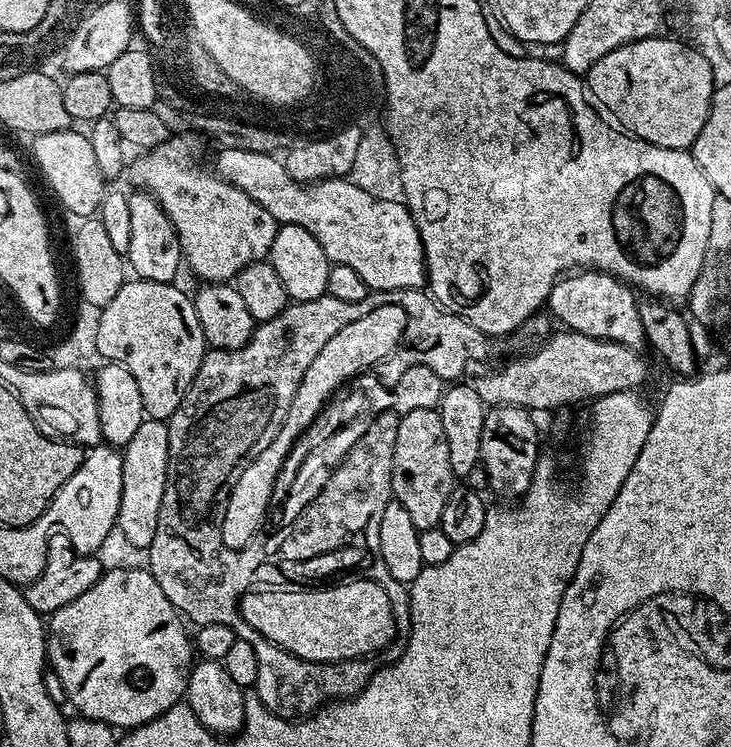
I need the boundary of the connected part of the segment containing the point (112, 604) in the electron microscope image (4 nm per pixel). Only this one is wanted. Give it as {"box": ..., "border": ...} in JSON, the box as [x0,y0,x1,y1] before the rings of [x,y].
{"box":[46,567,194,730],"border":[[[147,567],[107,569],[86,594],[52,613],[46,628],[47,663],[56,671],[61,690],[79,715],[101,720],[117,730],[131,730],[181,703],[194,663],[194,644],[184,627],[185,621]]]}

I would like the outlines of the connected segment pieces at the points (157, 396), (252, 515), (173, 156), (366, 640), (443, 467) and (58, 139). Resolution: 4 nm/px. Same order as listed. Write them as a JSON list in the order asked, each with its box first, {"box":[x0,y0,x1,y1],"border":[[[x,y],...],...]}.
[{"box":[96,278,206,422],"border":[[[135,278],[125,279],[124,284],[110,298],[110,302],[102,309],[98,329],[96,351],[104,355],[105,361],[121,364],[138,382],[138,394],[142,394],[144,415],[150,420],[167,422],[182,406],[182,398],[186,398],[188,388],[194,382],[194,374],[198,374],[198,366],[202,362],[206,345],[202,326],[198,326],[196,305],[191,295],[187,296],[175,283],[163,284]]]},{"box":[220,306,407,548],"border":[[[379,306],[378,310],[358,318],[358,322],[342,326],[342,330],[338,330],[338,334],[334,334],[334,338],[330,338],[330,342],[326,342],[322,350],[318,350],[314,362],[306,366],[306,374],[302,374],[298,390],[294,390],[294,402],[290,402],[290,410],[286,410],[286,418],[278,434],[272,439],[270,446],[266,446],[266,450],[262,450],[262,454],[258,454],[258,458],[254,458],[254,462],[250,462],[250,466],[242,470],[242,478],[238,478],[238,482],[234,482],[234,490],[230,490],[220,527],[222,542],[226,542],[228,548],[247,548],[259,537],[256,535],[259,534],[260,527],[264,520],[269,519],[275,480],[296,441],[315,422],[325,404],[340,387],[353,377],[372,370],[380,360],[386,359],[401,345],[407,320],[406,310],[402,306]]]},{"box":[130,135,277,284],"border":[[[173,135],[166,142],[158,146],[141,151],[136,161],[131,161],[130,172],[136,175],[136,180],[143,191],[152,195],[155,200],[166,210],[170,222],[174,222],[178,242],[180,243],[180,255],[183,263],[200,279],[200,282],[210,284],[223,284],[235,281],[236,275],[246,266],[265,259],[272,251],[272,243],[276,237],[277,222],[269,212],[250,194],[238,190],[230,182],[217,176],[215,171],[206,169],[200,165],[200,144],[197,137]]]},{"box":[240,579,396,664],"border":[[[355,579],[329,588],[309,586],[294,592],[249,590],[240,598],[240,617],[262,638],[303,660],[336,664],[339,660],[368,658],[396,640],[394,610],[380,584]]]},{"box":[392,408,453,532],"border":[[[431,408],[403,413],[398,422],[398,438],[394,443],[392,495],[410,513],[410,519],[419,532],[440,526],[442,510],[453,487],[450,446],[446,443],[446,430],[442,430],[439,411]]]},{"box":[32,130,106,218],"border":[[[65,130],[62,132],[42,132],[35,137],[32,144],[32,156],[36,159],[36,164],[40,167],[42,175],[48,179],[48,184],[52,187],[52,192],[76,215],[76,218],[92,218],[100,211],[100,204],[104,201],[106,191],[106,181],[98,170],[98,158],[94,158],[94,150],[90,147],[87,135],[83,131],[72,132]]]}]

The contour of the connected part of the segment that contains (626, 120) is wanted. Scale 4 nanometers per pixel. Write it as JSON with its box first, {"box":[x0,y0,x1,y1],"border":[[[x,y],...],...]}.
{"box":[586,39,712,150],"border":[[[664,39],[635,40],[618,50],[610,50],[610,54],[598,58],[586,73],[586,88],[591,95],[592,92],[596,95],[595,103],[605,104],[631,135],[663,148],[688,150],[698,138],[708,117],[708,107],[712,104],[712,70],[695,47]]]}

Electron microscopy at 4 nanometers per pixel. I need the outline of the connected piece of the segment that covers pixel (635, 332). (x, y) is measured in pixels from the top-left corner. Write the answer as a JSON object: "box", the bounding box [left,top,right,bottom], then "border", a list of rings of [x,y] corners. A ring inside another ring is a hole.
{"box":[546,270,645,349],"border":[[[576,270],[561,276],[550,290],[546,308],[552,320],[561,320],[564,323],[561,325],[569,332],[618,342],[627,348],[639,349],[645,343],[637,293],[608,272]]]}

